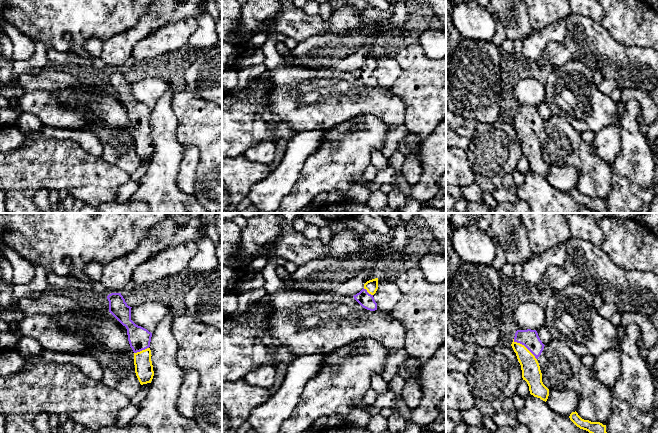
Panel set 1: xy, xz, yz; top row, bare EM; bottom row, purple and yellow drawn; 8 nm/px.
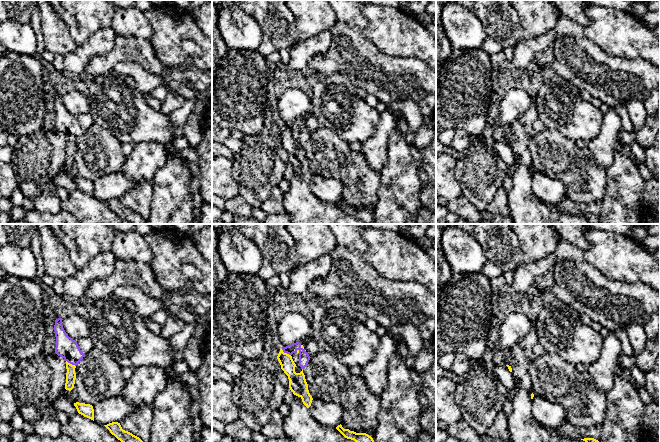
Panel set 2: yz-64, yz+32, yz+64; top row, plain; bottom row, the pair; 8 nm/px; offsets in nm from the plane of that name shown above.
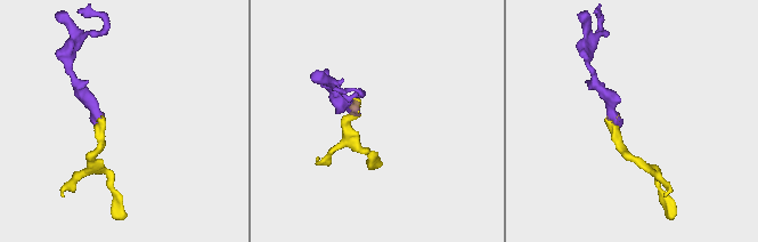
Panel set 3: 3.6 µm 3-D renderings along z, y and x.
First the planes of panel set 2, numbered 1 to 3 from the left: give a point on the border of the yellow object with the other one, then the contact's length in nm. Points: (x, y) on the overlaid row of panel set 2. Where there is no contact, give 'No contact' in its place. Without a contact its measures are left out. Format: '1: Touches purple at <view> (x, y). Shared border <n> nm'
1: Touches purple at yz-64 (71, 363). Shared border 90 nm
2: Touches purple at yz+32 (286, 352). Shared border 90 nm
3: No contact

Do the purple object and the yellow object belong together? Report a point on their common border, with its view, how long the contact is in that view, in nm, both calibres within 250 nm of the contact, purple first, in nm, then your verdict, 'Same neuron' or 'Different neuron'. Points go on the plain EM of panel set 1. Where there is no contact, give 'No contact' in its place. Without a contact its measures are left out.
Touches purple at yz (525, 122). Shared border 260 nm. Thickness 150 nm (purple) against 160 nm. Same neuron

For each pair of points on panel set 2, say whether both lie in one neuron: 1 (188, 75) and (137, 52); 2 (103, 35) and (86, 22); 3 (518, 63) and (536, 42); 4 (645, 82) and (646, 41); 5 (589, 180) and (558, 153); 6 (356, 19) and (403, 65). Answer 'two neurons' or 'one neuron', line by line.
1: one neuron
2: two neurons
3: one neuron
4: two neurons
5: one neuron
6: two neurons

